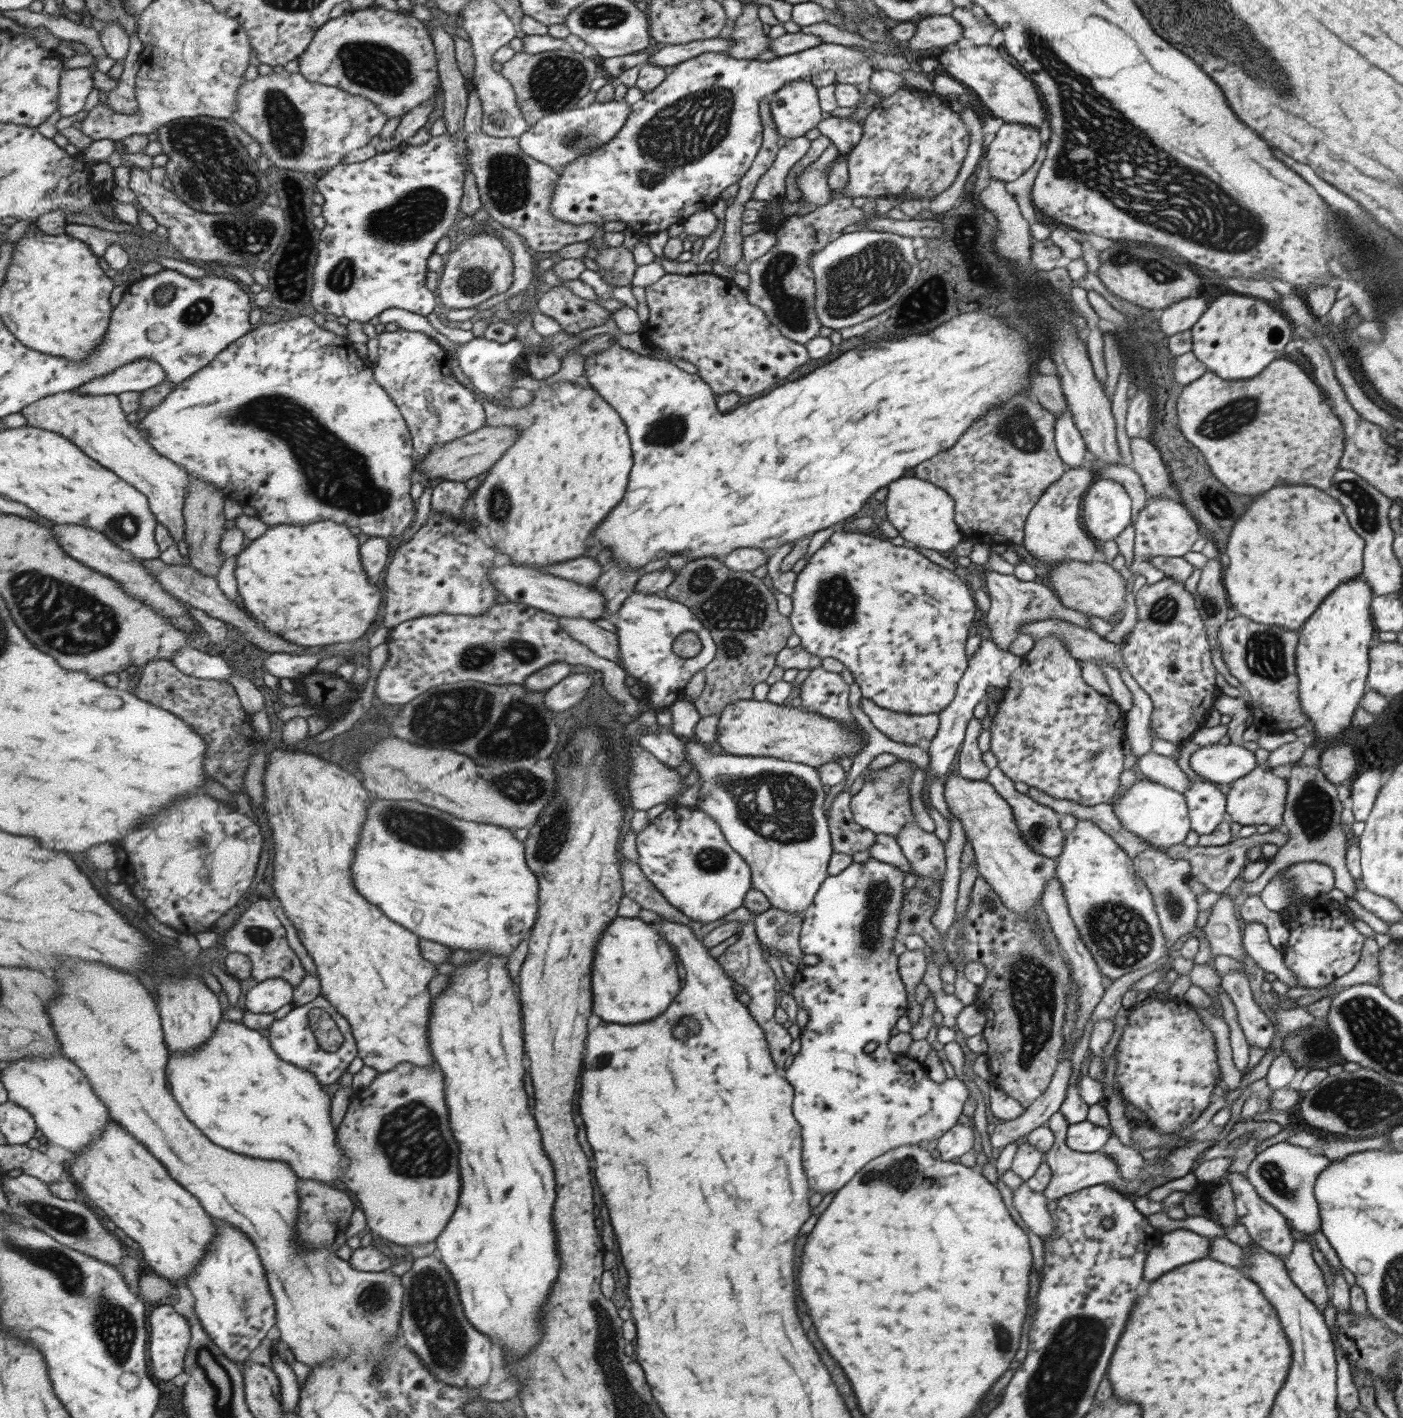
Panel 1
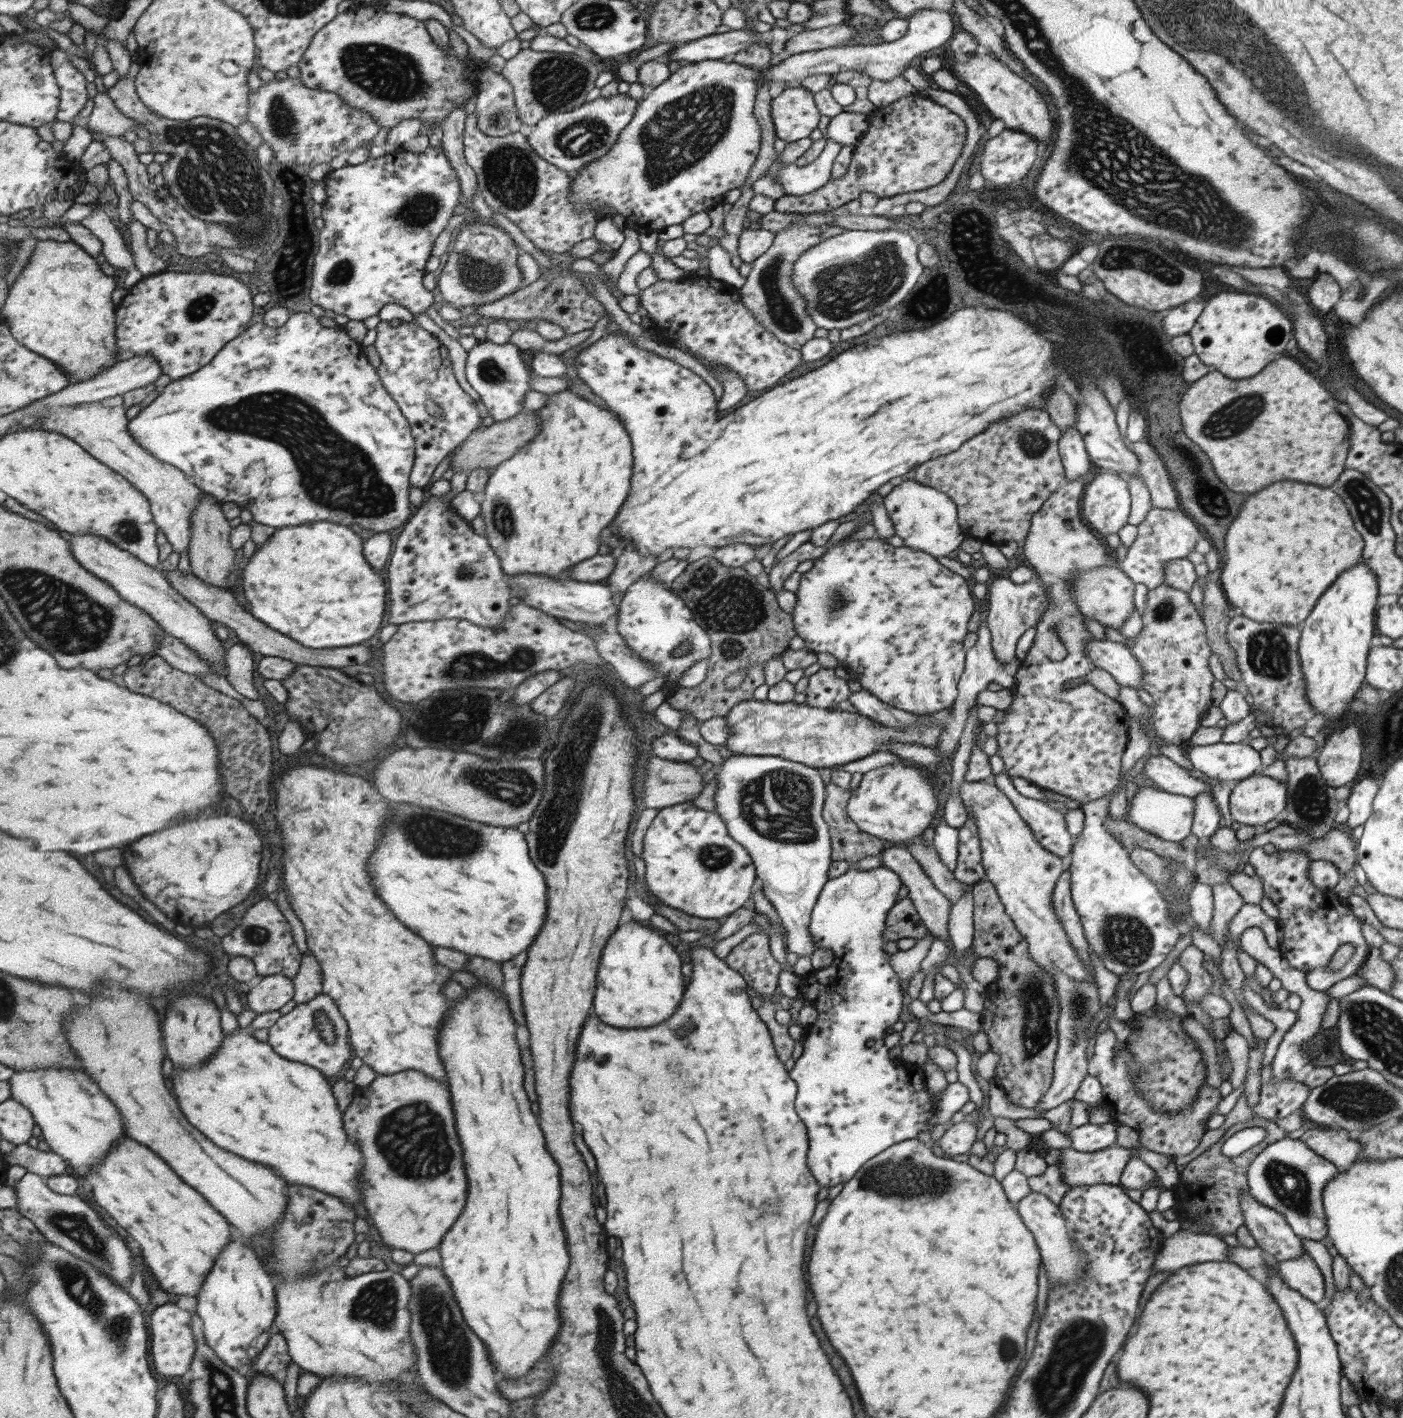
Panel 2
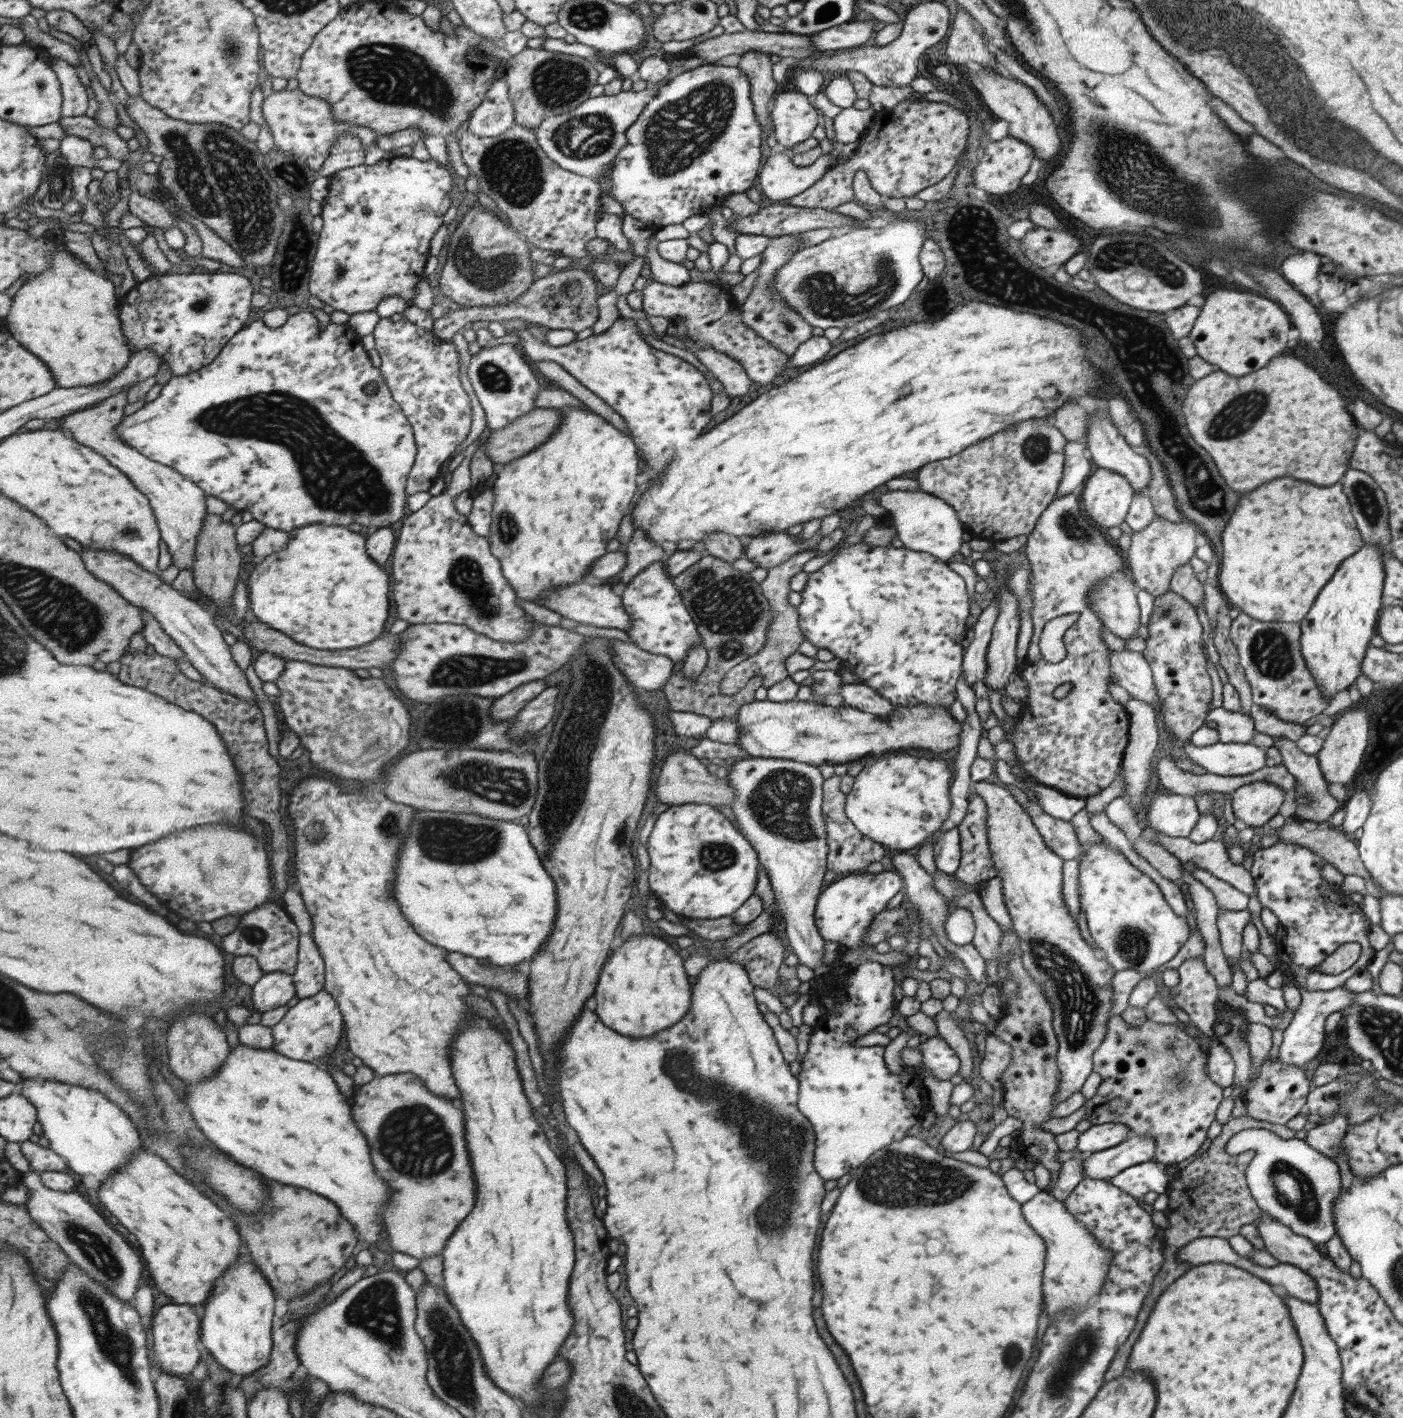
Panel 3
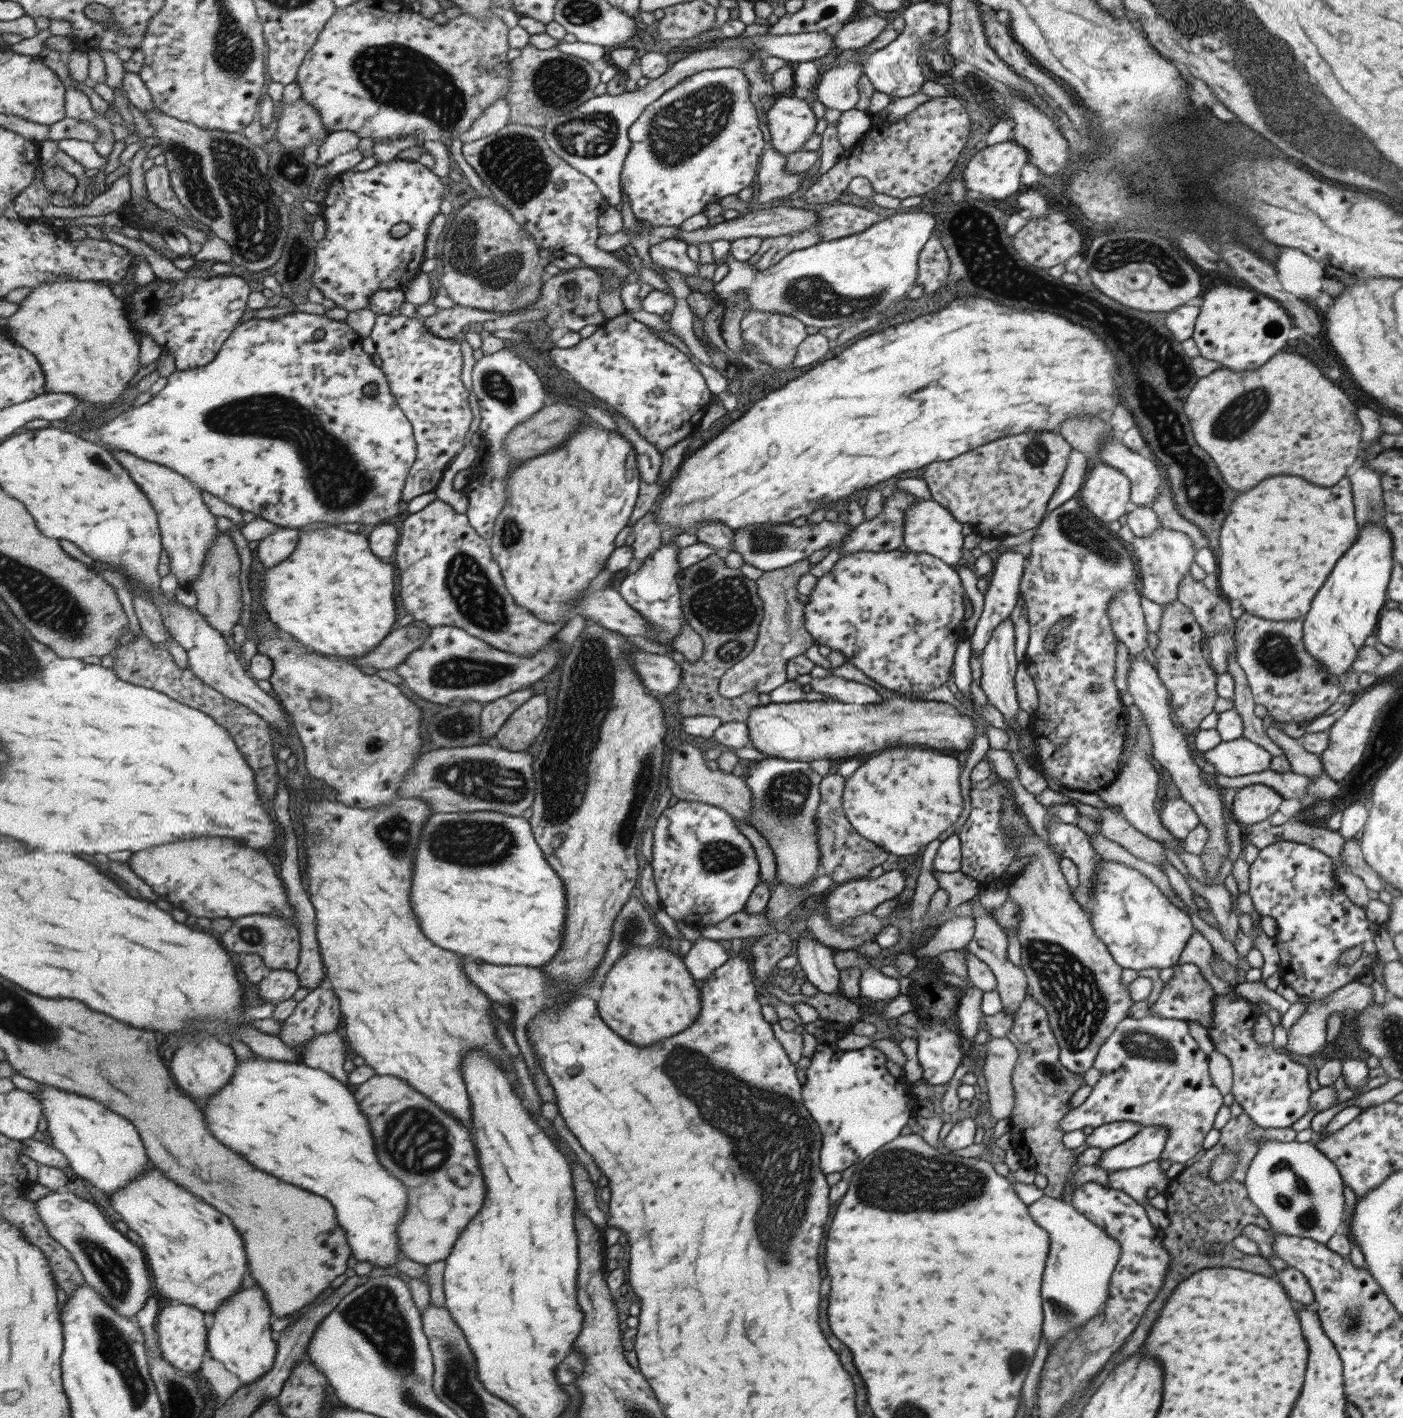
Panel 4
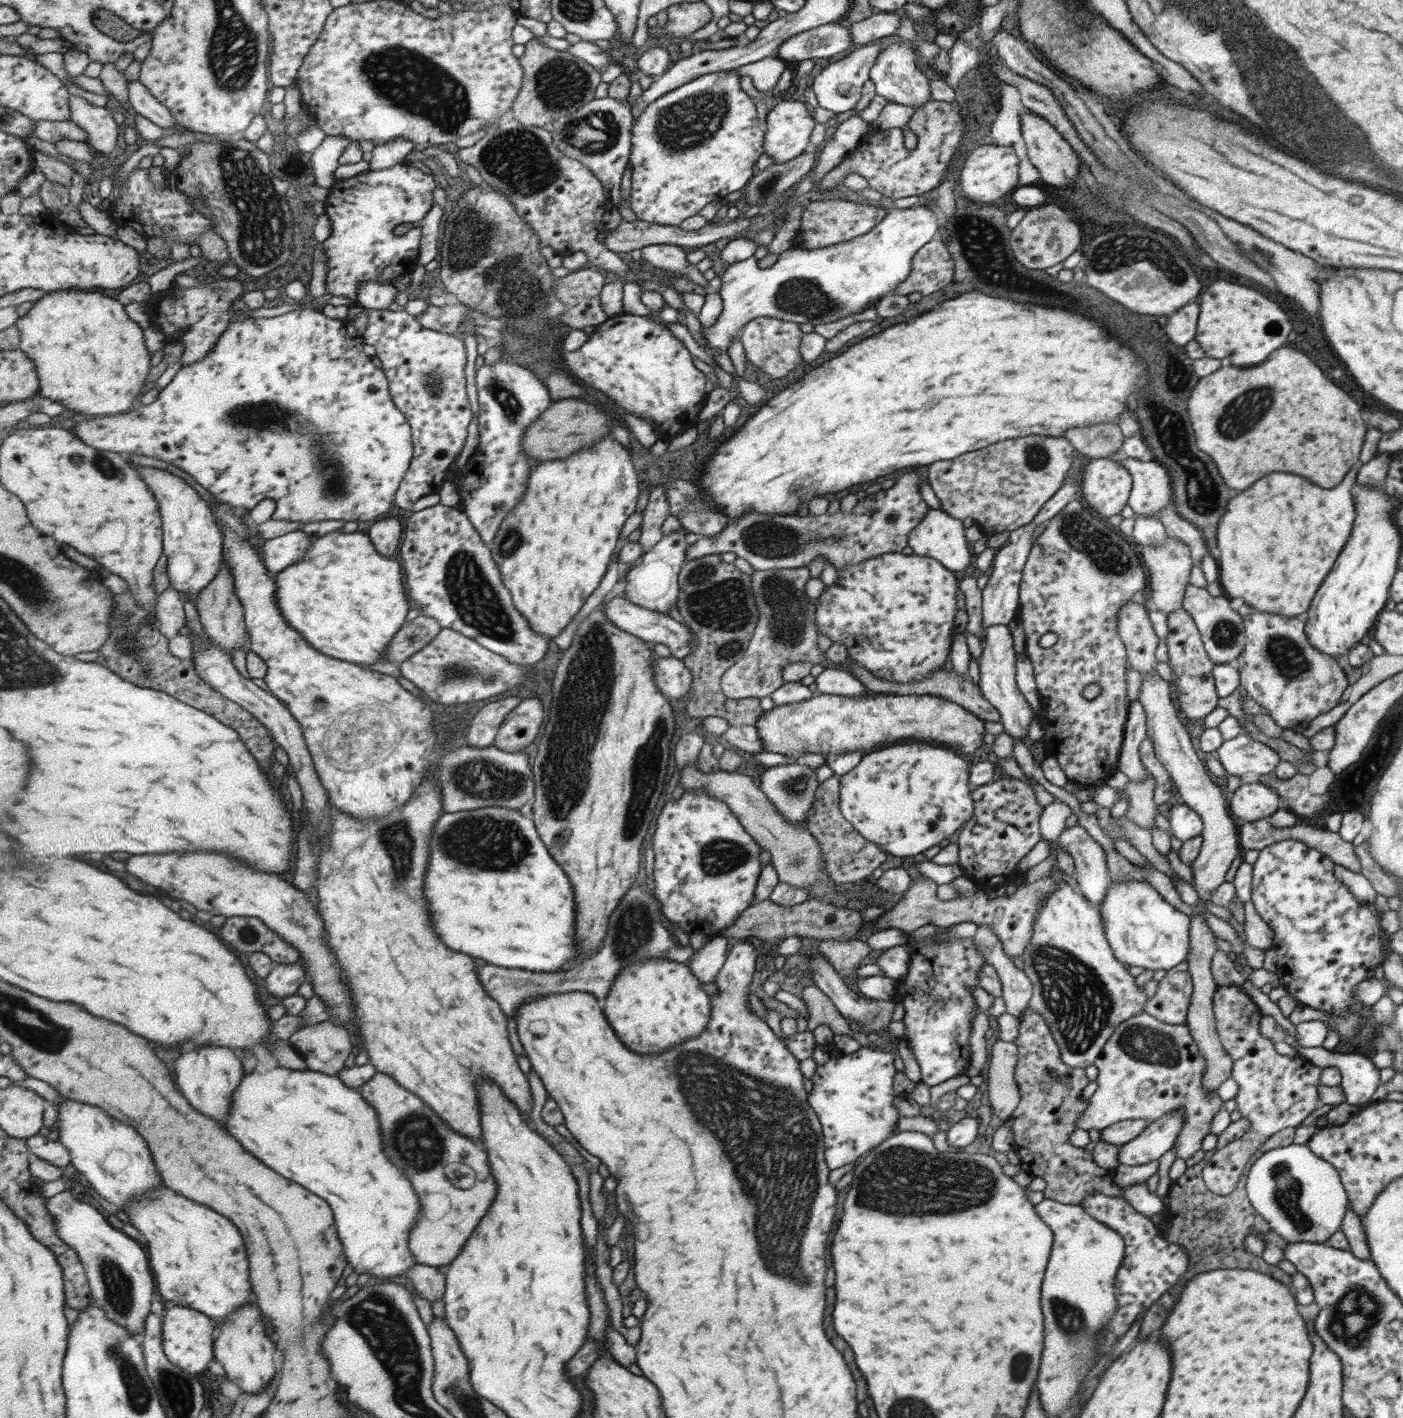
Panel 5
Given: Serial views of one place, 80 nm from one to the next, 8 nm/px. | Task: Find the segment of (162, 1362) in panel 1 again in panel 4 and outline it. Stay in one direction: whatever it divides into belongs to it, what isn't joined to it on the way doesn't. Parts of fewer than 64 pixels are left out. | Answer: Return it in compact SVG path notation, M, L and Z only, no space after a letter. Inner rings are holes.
M172 1303L167 1305L158 1318L159 1347L165 1361L171 1363L179 1371L195 1374L201 1370L203 1356L209 1354L209 1320L205 1311L196 1306L179 1305Z

